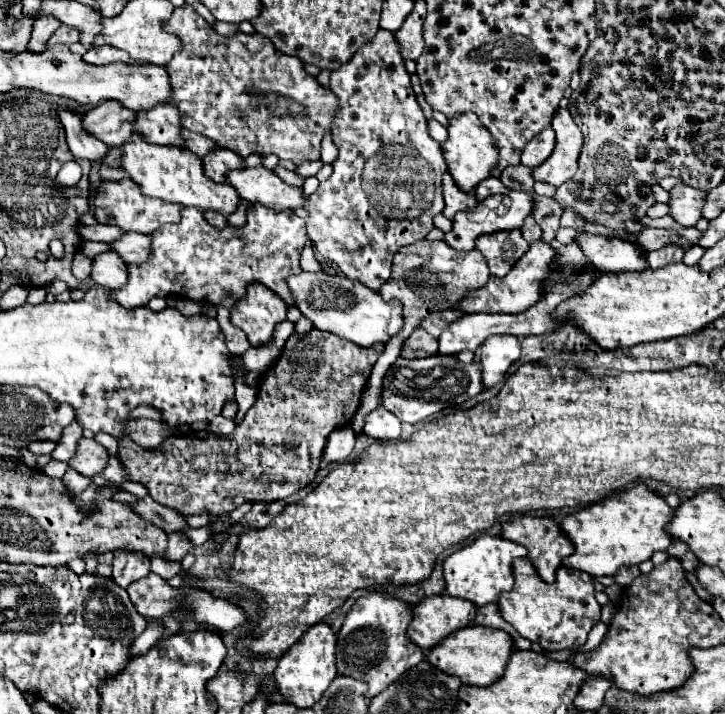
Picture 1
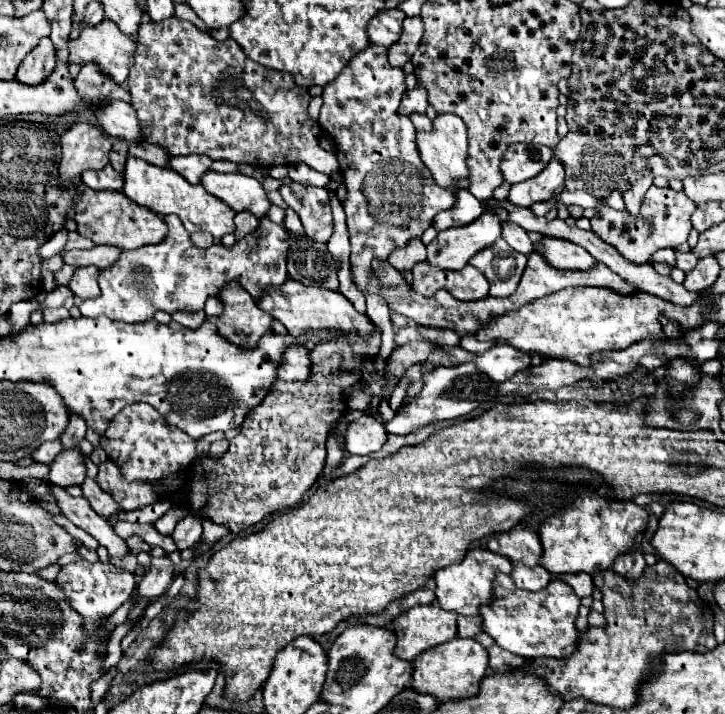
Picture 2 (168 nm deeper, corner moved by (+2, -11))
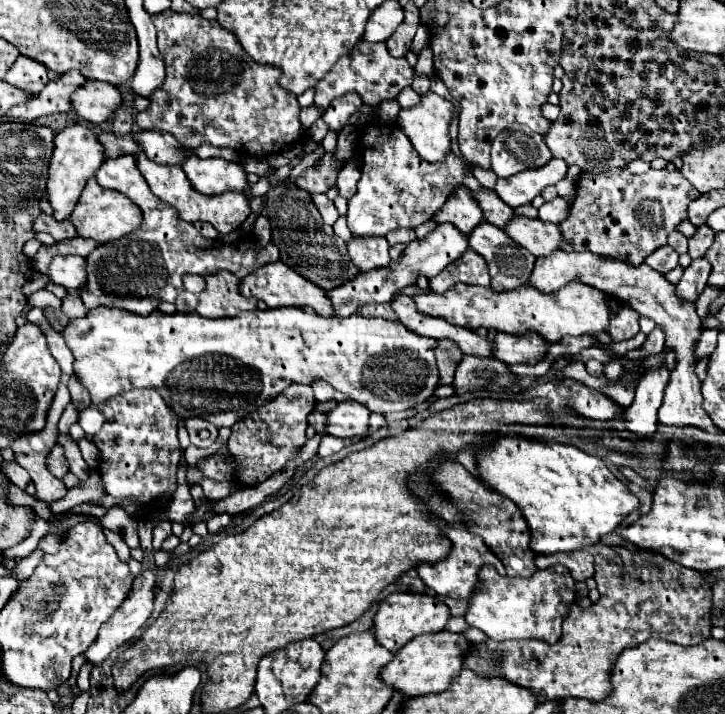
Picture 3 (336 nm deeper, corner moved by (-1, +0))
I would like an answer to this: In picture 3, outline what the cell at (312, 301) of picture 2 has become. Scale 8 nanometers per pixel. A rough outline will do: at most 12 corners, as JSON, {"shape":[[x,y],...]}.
{"shape":[[283,261],[241,281],[241,293],[267,307],[309,305],[331,315],[327,293]]}

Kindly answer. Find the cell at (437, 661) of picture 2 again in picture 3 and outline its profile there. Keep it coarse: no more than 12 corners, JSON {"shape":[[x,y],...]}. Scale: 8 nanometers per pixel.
{"shape":[[461,633],[419,635],[383,667],[407,697],[449,689],[471,643]]}

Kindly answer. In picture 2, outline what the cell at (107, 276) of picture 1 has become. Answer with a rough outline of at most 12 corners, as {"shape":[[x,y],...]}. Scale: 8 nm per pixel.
{"shape":[[76,268],[68,290],[86,300],[100,296],[98,268]]}

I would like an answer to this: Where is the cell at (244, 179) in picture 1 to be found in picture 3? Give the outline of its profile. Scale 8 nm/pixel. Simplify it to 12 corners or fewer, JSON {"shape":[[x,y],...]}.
{"shape":[[189,157],[191,185],[205,195],[247,191],[247,171],[225,159]]}

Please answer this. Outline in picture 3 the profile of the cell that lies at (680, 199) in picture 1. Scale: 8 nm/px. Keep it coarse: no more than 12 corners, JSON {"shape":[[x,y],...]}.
{"shape":[[679,171],[581,173],[563,251],[641,265],[699,193]]}

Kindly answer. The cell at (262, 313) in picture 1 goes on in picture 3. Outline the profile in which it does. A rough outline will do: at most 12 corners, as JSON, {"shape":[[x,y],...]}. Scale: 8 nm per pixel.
{"shape":[[231,271],[205,277],[197,313],[225,317],[225,309],[257,309],[257,299],[239,291],[241,279]]}

